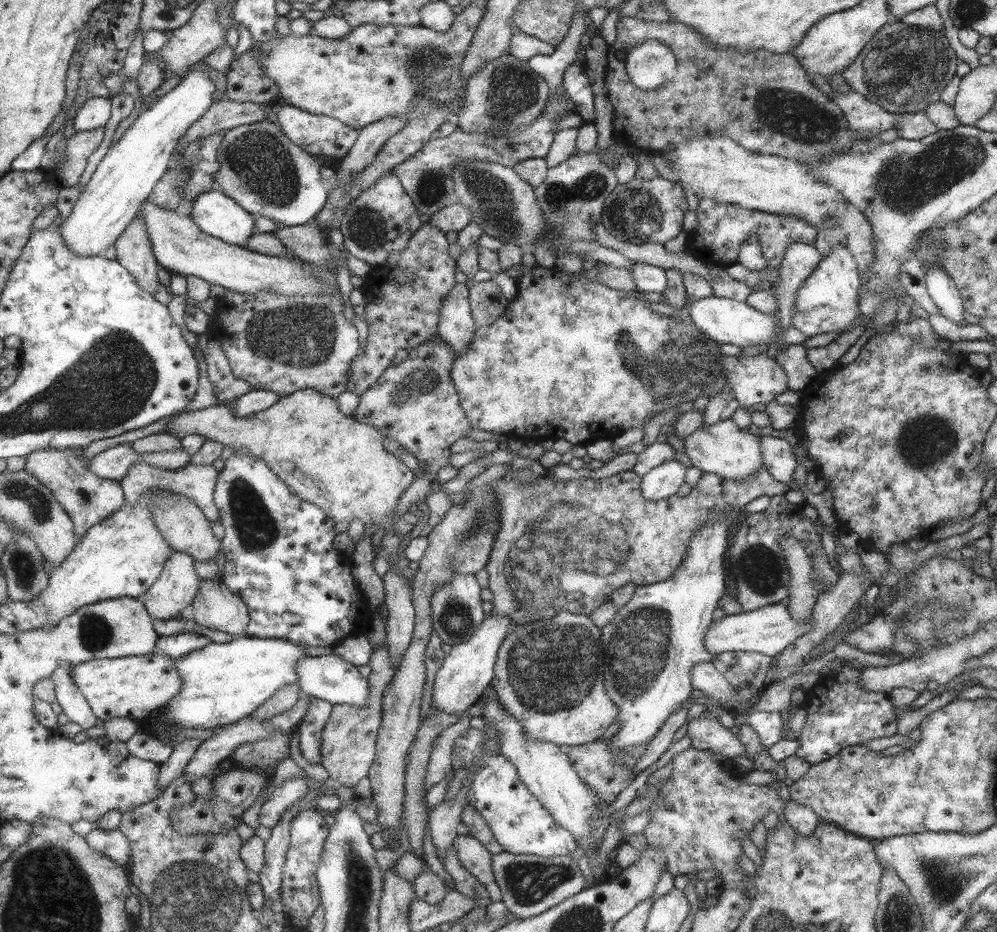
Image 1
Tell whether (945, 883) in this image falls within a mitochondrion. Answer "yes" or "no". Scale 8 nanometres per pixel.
yes

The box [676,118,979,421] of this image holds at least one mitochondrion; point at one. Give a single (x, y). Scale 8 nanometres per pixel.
(933, 246)

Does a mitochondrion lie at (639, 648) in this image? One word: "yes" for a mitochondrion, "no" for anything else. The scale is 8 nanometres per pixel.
yes

